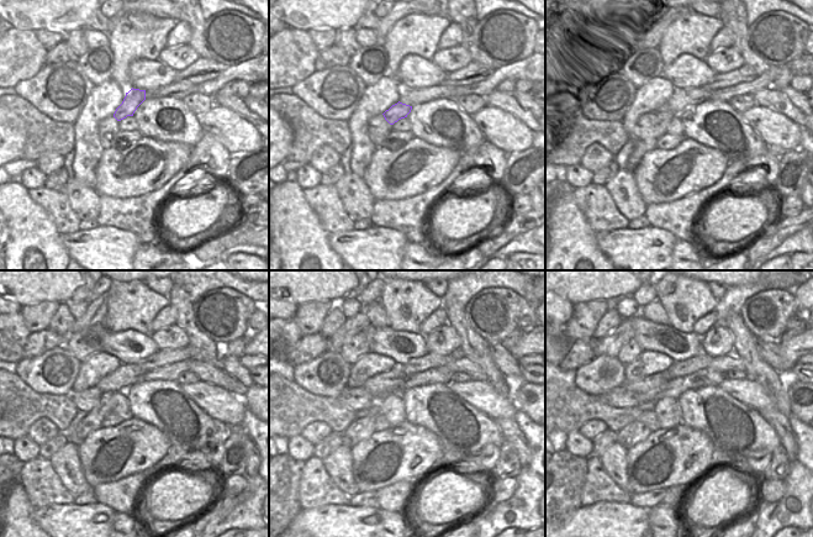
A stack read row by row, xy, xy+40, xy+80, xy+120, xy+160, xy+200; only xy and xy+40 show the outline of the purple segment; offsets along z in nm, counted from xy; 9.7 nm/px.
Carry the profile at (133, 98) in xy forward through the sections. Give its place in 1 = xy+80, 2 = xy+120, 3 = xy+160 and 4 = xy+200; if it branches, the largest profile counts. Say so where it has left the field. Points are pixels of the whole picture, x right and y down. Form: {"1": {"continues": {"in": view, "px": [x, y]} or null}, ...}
{"1": {"continues": {"in": "xy+80", "px": [665, 116]}}, "2": {"continues": {"in": "xy+120", "px": [93, 421]}}, "3": {"continues": {"in": "xy+160", "px": [362, 428]}}, "4": {"continues": {"in": "xy+200", "px": [634, 432]}}}

